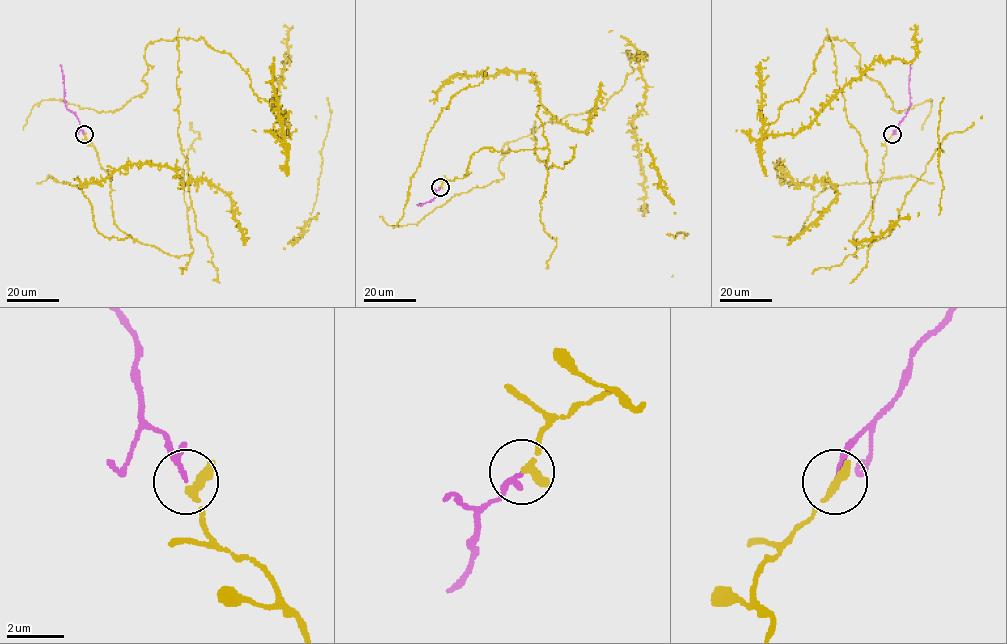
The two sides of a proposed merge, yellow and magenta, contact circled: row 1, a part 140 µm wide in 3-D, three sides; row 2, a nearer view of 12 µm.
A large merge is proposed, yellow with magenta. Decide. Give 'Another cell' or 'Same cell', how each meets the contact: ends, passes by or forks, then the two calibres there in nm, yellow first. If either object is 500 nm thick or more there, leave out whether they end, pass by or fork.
Same cell. At the ring yellow passes by. At the ring magenta ends. Thickness 240 nm (yellow) against 140 nm

